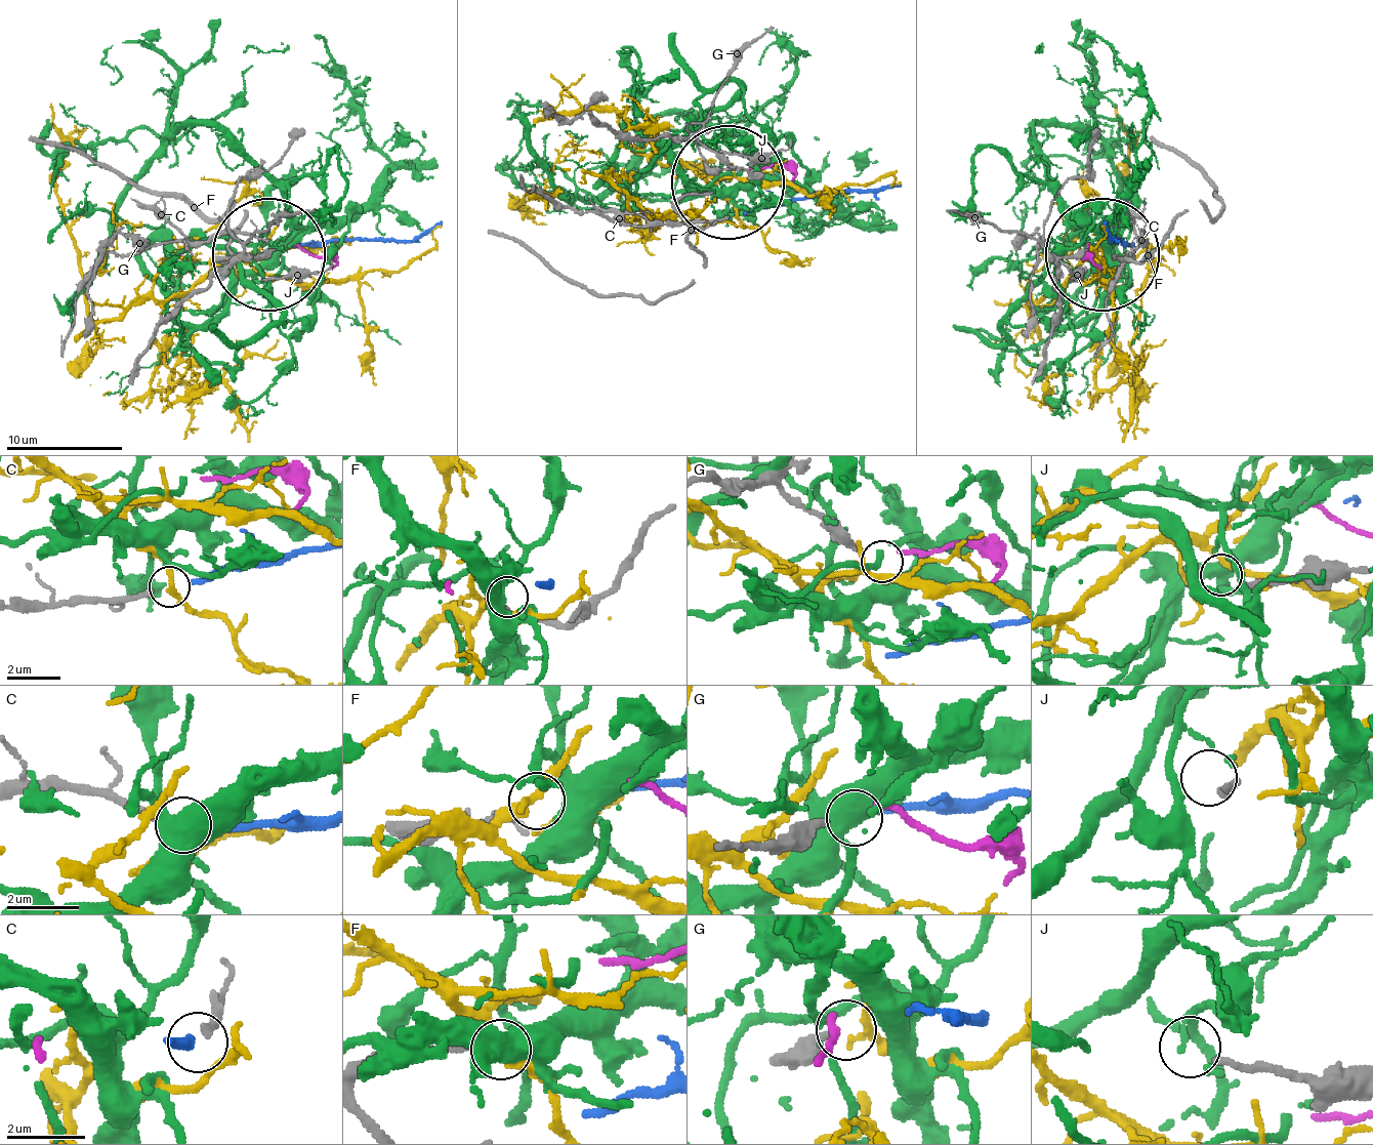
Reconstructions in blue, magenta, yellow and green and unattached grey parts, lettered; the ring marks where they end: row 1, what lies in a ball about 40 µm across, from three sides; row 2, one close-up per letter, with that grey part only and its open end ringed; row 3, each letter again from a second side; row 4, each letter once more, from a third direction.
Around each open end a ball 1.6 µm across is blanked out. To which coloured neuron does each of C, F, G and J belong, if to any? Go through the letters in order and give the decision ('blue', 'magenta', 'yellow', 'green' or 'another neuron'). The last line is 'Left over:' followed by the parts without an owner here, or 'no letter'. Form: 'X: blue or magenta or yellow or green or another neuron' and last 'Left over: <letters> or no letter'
C: blue
F: green
G: magenta
J: another neuron
Left over: J

